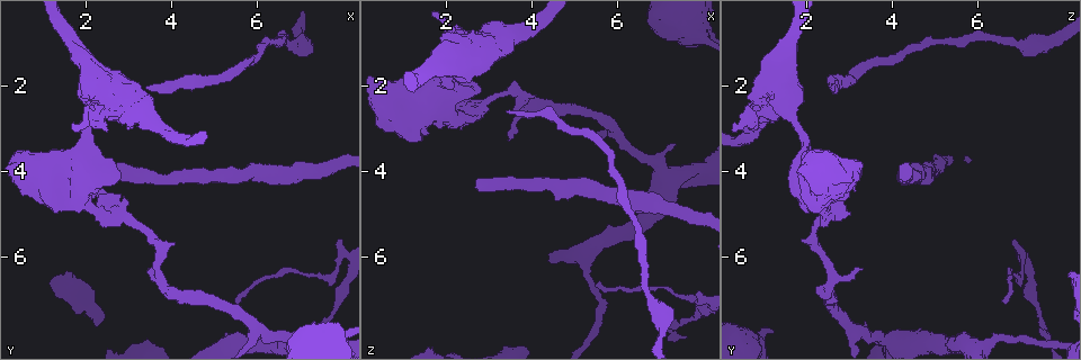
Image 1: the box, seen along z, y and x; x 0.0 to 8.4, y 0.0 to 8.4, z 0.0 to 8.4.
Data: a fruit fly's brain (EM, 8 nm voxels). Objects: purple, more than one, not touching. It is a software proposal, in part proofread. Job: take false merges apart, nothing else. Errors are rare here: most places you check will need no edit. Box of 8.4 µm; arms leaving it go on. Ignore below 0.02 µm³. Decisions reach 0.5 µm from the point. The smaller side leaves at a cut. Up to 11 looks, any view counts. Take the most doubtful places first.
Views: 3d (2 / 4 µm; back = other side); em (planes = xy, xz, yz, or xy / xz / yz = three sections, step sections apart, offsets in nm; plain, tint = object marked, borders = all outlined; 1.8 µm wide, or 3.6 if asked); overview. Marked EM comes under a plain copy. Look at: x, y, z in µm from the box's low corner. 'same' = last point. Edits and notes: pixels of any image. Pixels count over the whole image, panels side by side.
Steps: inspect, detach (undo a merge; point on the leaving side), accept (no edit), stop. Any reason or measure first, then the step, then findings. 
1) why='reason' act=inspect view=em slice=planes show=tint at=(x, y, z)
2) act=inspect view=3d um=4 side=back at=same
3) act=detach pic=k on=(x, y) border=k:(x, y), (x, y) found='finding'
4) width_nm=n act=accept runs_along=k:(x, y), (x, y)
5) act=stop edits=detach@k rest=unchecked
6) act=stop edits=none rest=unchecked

act=inspect view=3d um=2 at=(3.70, 6.45, 2.55)

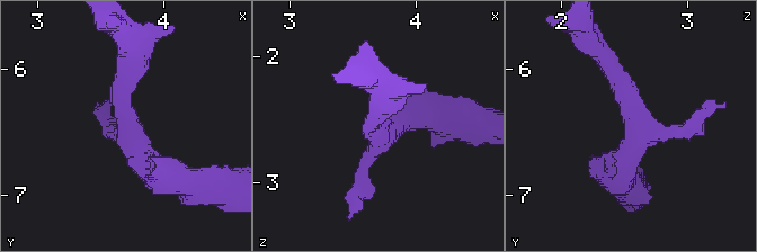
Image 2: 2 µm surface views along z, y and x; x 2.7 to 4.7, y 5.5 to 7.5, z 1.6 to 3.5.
why='shape alone is not enough' act=inspect view=em um=3.6 slice=planes show=borders at=(3.72, 6.46, 2.62)

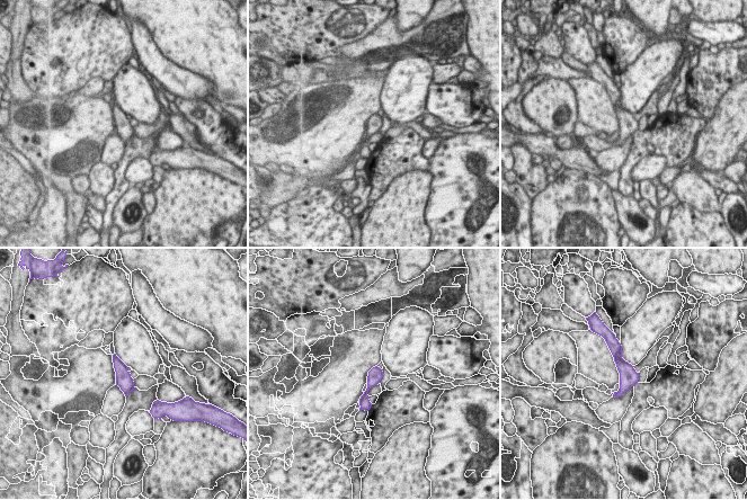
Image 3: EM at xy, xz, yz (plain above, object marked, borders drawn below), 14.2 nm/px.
act=accept found='one neuron here'

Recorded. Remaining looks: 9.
why='abrupt turn' act=inspect view=em slice=xz step=4 show=tint at=(7.75, 6.50, 7.00)

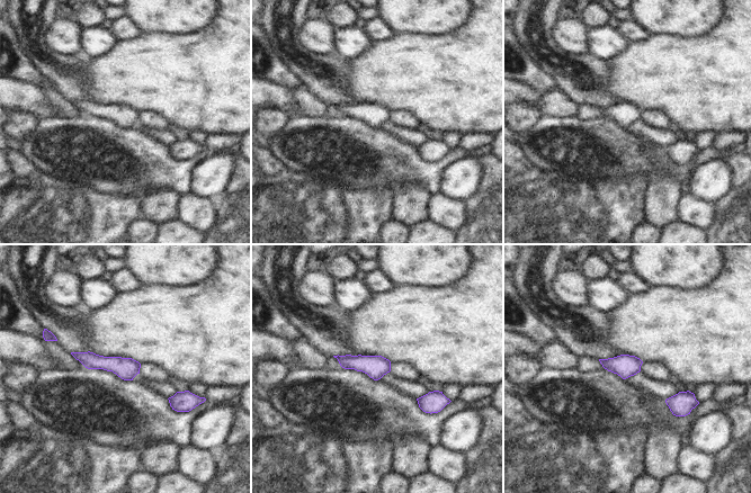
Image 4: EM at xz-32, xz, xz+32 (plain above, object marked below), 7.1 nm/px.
act=accept runs_along=4:(77, 355), (136, 370) found='one neuron here'

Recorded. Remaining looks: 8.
why='sudden change in width' act=inspect view=em um=3.6 slice=planes show=tint at=(2.25, 1.90, 1.35)

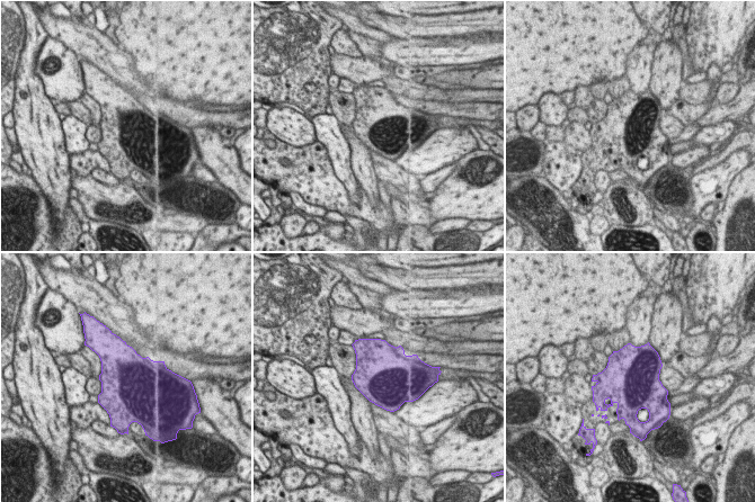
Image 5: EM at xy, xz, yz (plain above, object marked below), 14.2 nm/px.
act=accept found='all the same neuron'

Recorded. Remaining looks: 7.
why='thick turns thin' act=inspect view=3d um=2 at=(7.05, 1.00, 7.60)

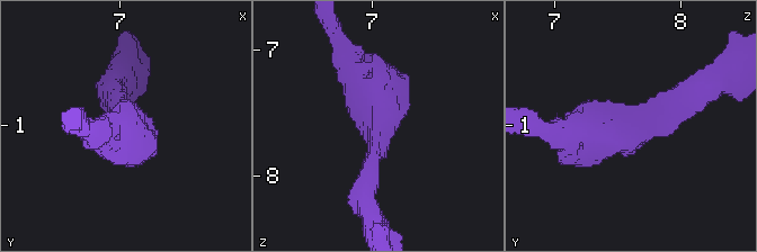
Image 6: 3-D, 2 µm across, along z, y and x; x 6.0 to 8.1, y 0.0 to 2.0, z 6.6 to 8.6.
arm_widths_nm=200,220 why='need the tissue' act=inspect view=em slice=planes show=tint at=(7.08, 1.02, 7.58)

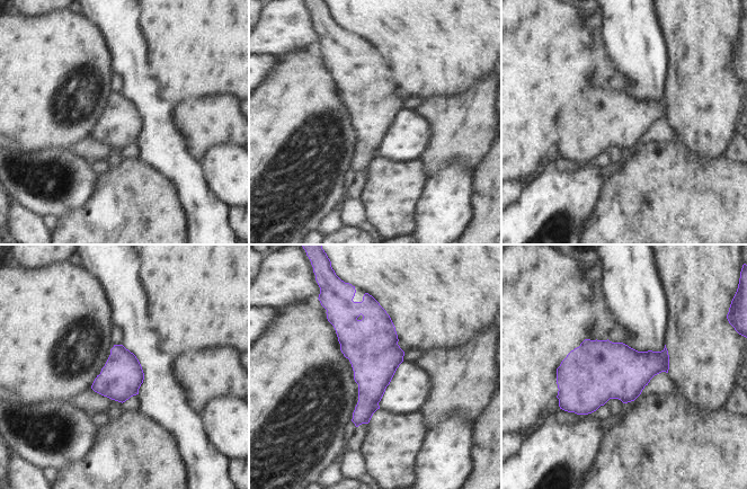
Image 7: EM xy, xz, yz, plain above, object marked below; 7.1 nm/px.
act=accept found='continuous, no second neuron'

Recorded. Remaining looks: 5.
act=stop edits=none rest=unchecked

